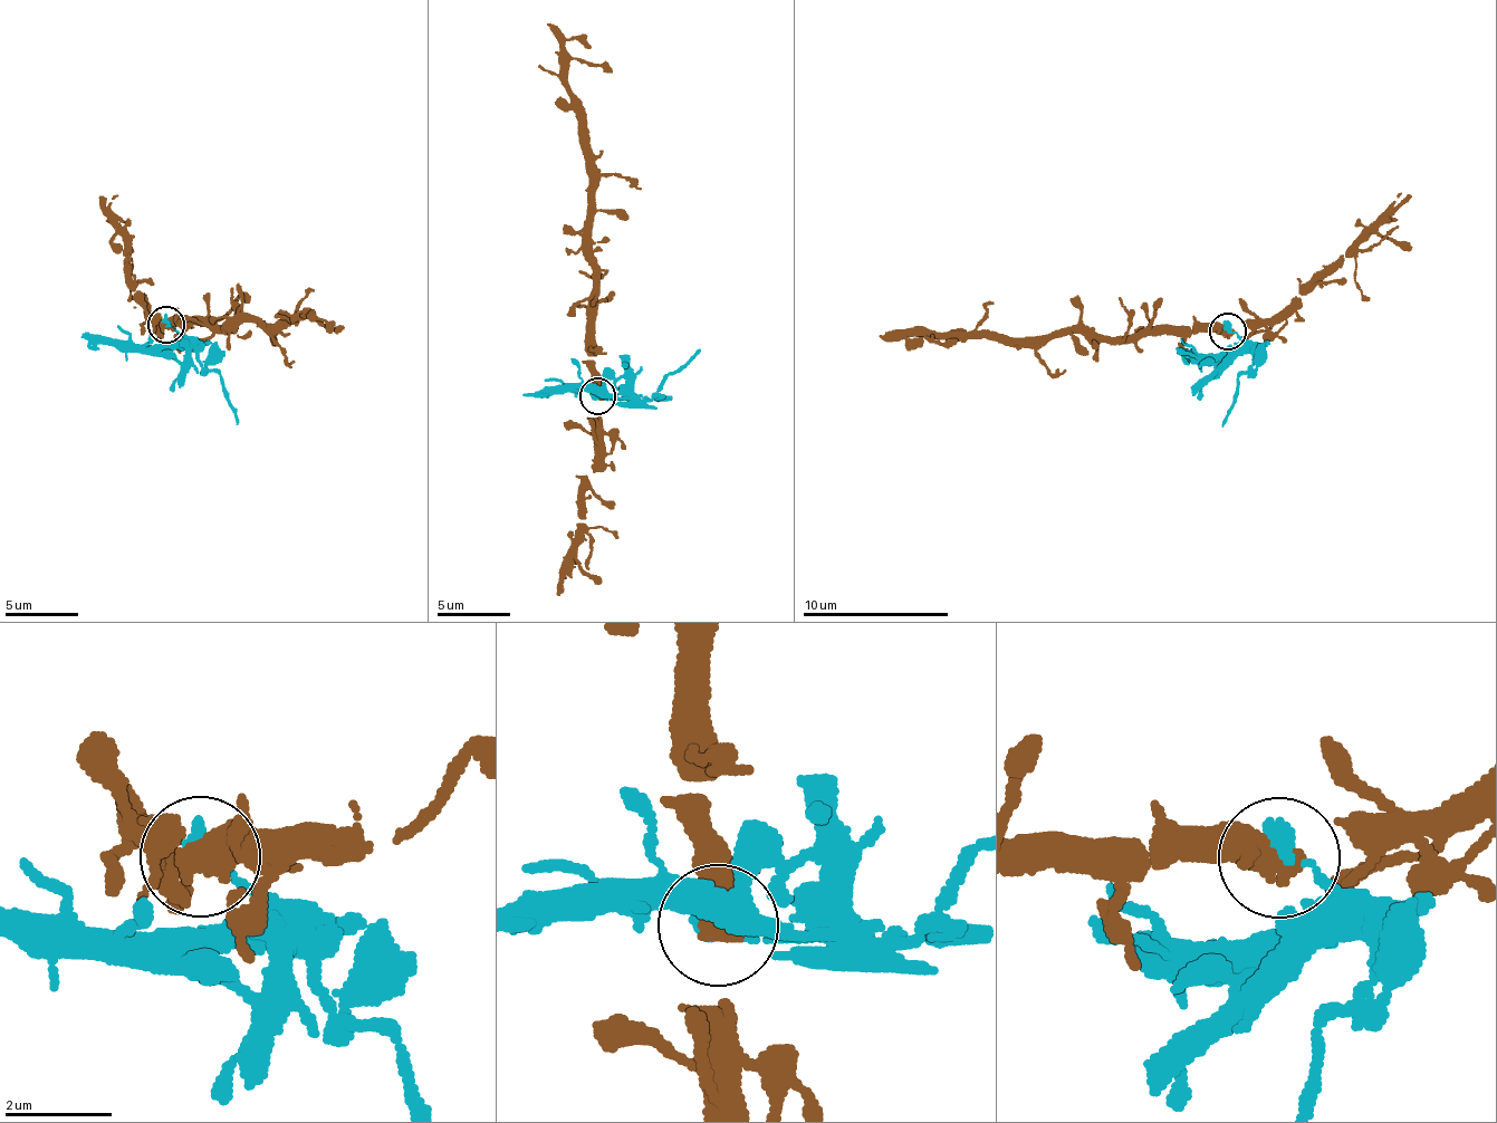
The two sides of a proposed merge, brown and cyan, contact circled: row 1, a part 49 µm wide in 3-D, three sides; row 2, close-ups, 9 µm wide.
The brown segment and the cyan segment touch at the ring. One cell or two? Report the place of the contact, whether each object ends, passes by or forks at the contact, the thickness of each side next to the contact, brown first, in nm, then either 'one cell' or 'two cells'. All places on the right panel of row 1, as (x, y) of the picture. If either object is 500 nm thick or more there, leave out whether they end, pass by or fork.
at (1227, 330); 600 nm thick on the brown side, 320 nm on the other; two cells

